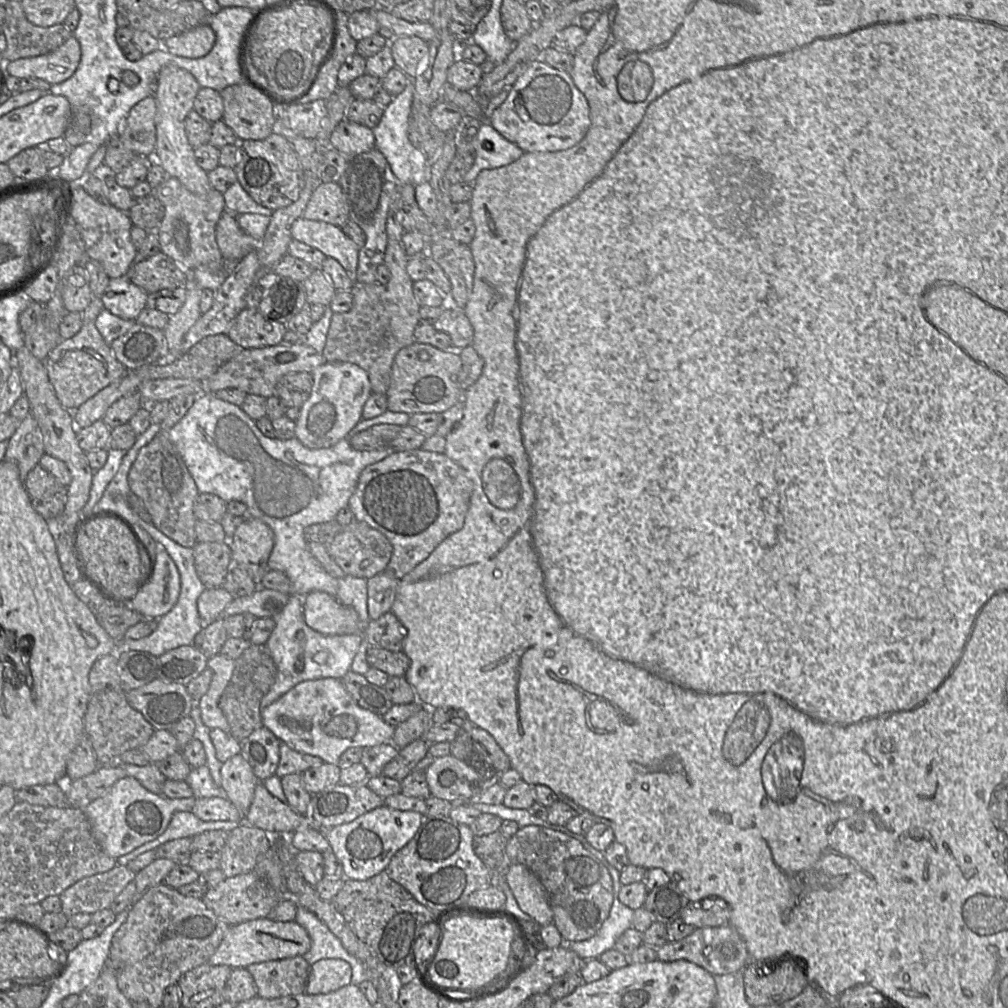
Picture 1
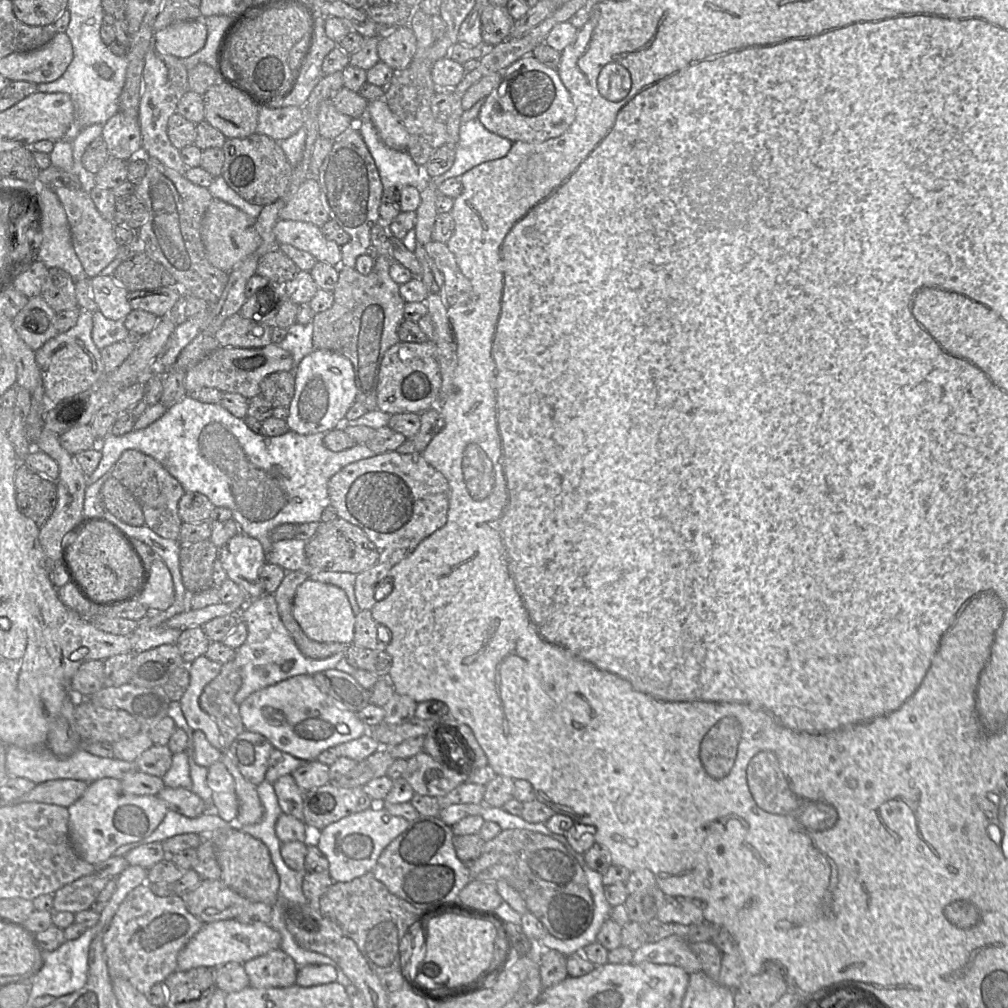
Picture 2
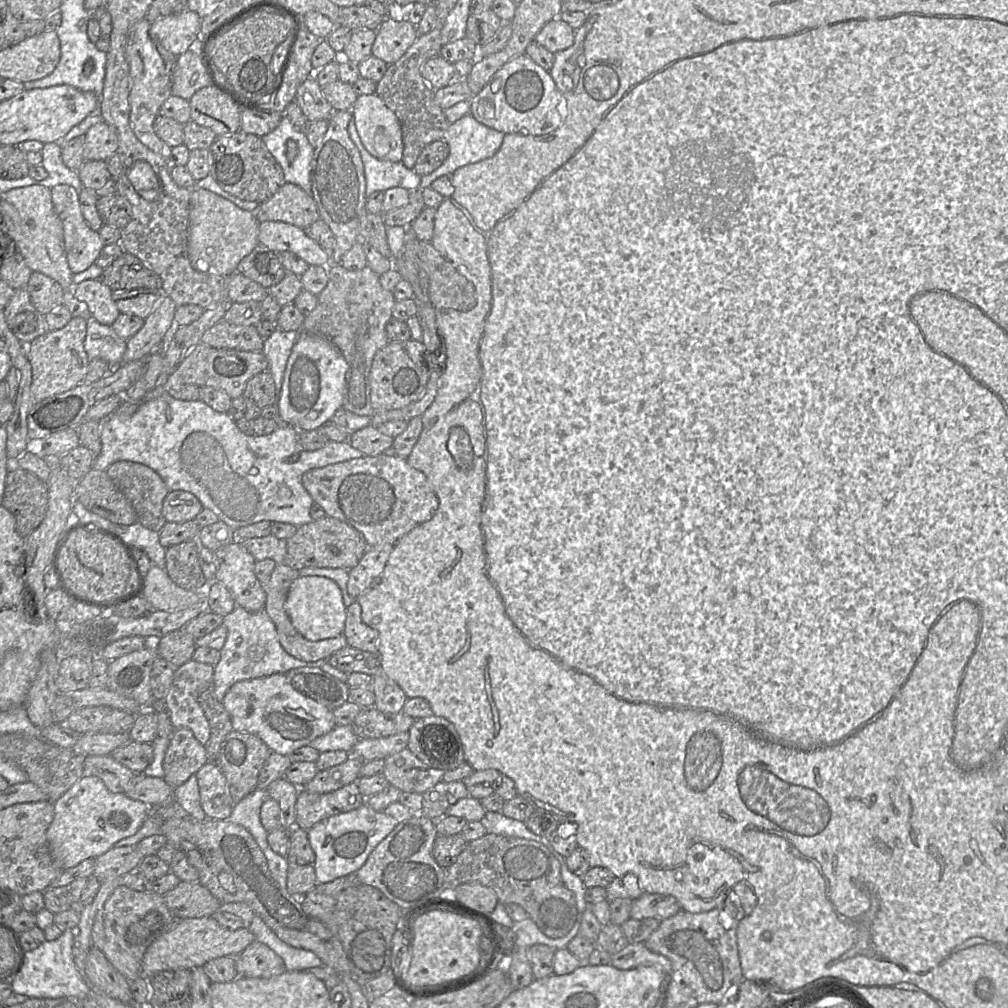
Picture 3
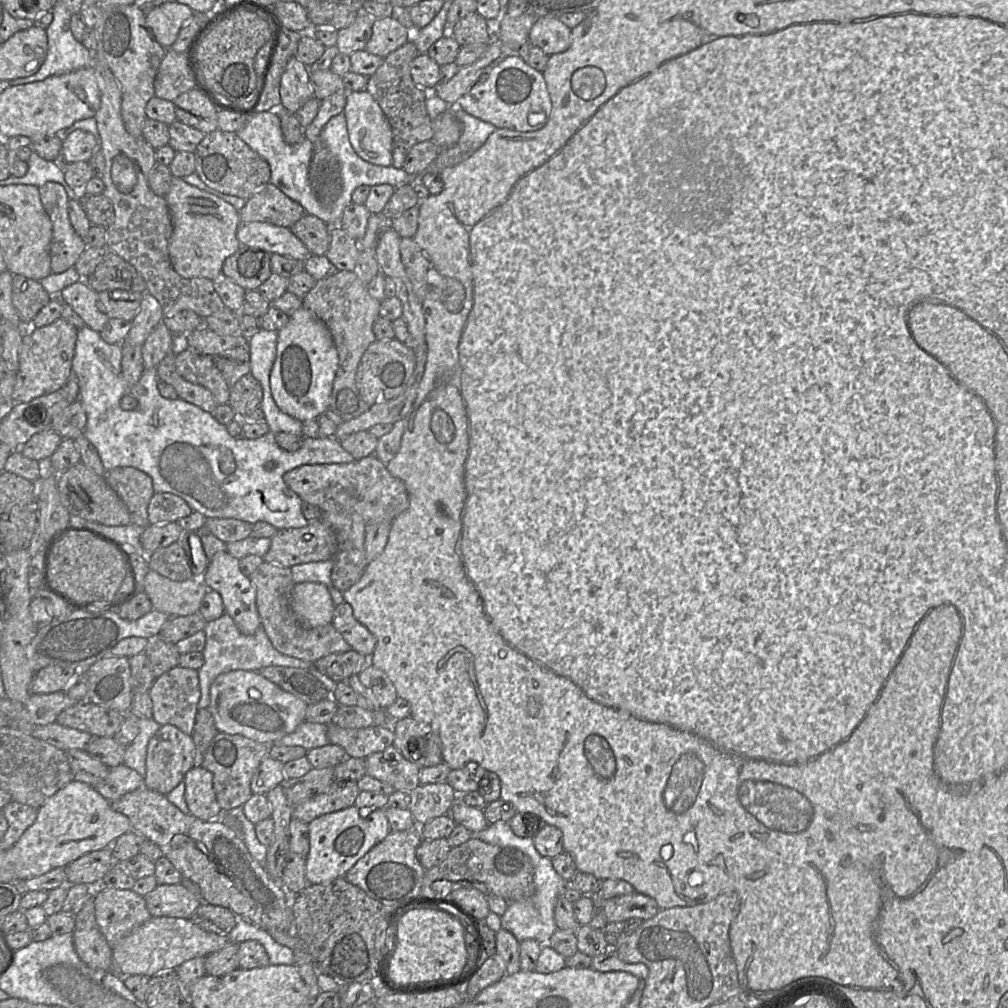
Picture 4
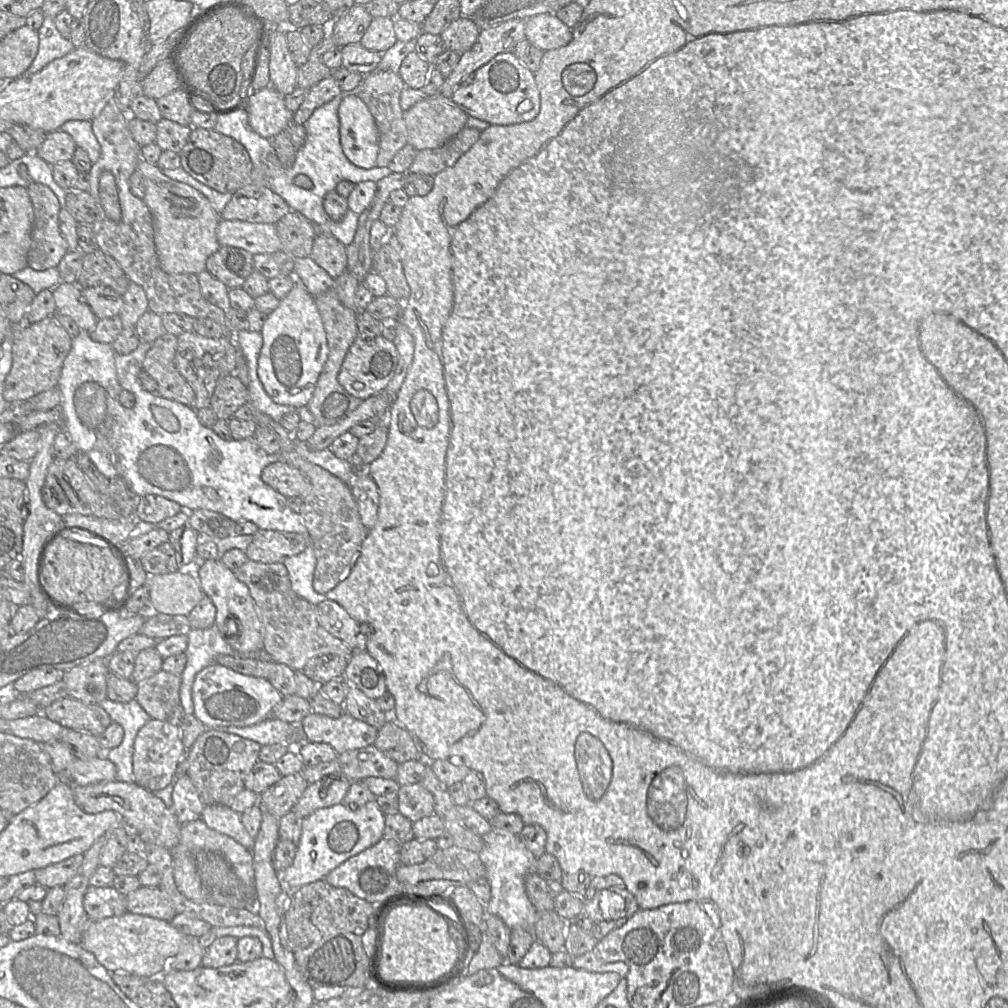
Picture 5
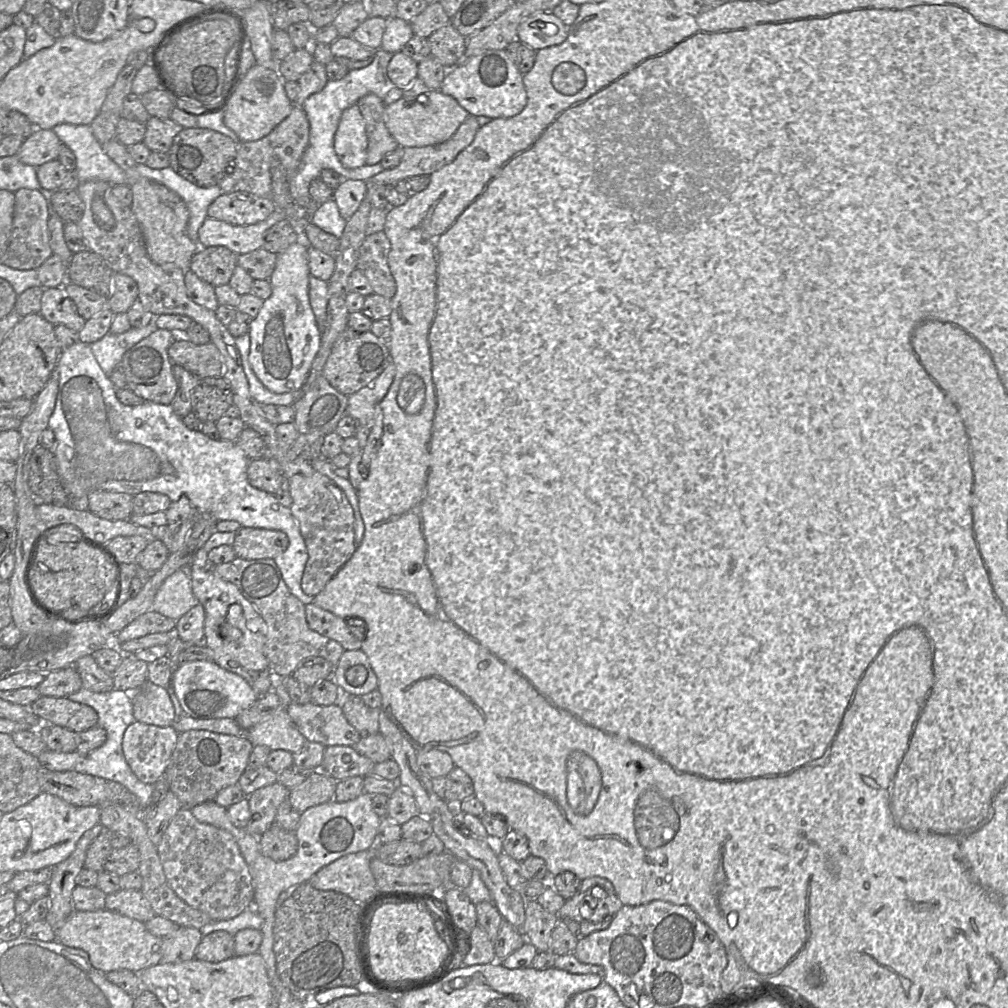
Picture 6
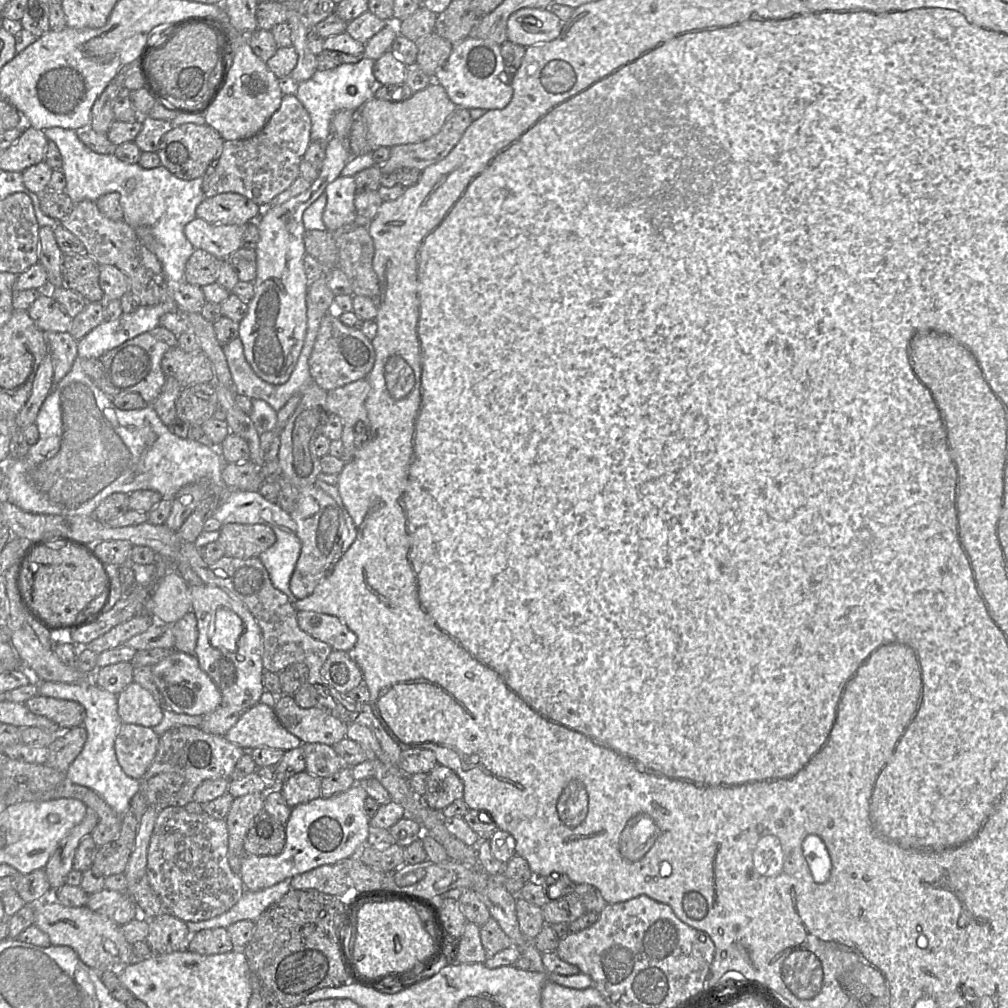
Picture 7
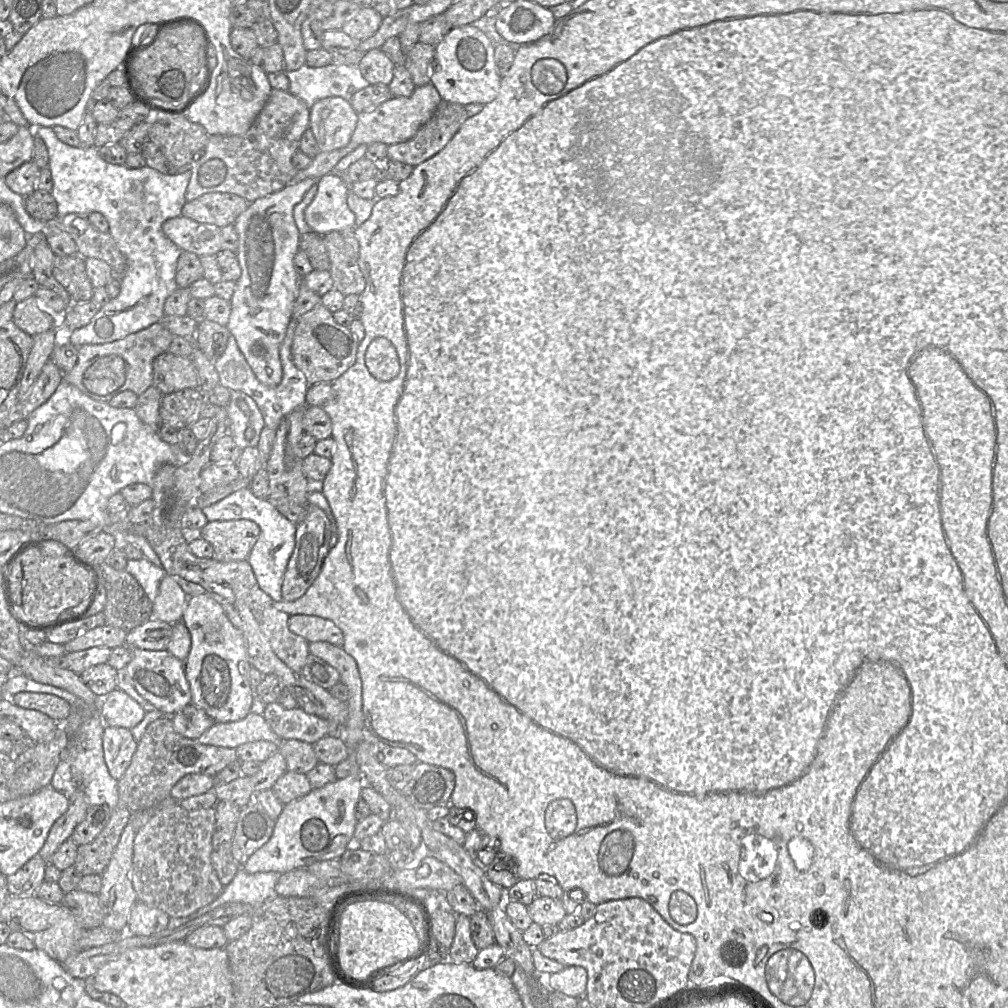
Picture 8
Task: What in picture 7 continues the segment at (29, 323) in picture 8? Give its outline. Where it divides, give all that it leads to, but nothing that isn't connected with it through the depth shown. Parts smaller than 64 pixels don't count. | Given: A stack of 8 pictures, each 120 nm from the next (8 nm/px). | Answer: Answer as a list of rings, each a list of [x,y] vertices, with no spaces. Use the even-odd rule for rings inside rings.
[[[46,292],[31,304],[27,313],[35,325],[45,334],[51,332],[68,332],[73,319]]]

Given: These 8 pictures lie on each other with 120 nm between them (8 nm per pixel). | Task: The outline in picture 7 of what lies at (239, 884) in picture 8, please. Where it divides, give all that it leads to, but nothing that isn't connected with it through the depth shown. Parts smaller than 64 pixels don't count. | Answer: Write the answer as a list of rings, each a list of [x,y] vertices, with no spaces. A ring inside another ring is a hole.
[[[287,878],[257,892],[245,890],[238,902],[225,913],[209,920],[185,923],[191,934],[196,934],[205,929],[227,928],[241,920],[256,921],[268,907],[278,902],[292,889],[291,879]]]

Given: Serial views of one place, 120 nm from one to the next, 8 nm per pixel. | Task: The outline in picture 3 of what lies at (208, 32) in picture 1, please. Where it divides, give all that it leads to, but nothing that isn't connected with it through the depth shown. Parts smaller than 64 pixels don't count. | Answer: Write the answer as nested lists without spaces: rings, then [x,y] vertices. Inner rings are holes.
[[[188,8],[150,23],[151,38],[172,54],[179,56],[198,38],[201,18]]]

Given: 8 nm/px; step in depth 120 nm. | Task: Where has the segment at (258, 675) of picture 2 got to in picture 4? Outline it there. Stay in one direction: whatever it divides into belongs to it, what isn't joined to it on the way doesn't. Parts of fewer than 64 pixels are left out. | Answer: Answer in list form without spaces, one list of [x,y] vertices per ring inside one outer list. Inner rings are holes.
[[[224,613],[215,620],[207,622],[203,631],[205,632],[206,643],[204,649],[201,651],[204,664],[198,669],[201,692],[198,710],[209,706],[211,684],[222,673],[234,670],[259,671],[268,666],[309,668],[313,665],[311,662],[287,656],[277,651],[263,627],[259,627],[254,634],[242,634],[227,613]]]

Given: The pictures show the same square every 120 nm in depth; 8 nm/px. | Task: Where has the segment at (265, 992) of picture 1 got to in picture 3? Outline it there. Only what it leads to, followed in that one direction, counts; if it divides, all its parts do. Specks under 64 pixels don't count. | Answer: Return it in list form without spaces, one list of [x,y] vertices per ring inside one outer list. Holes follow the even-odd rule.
[[[254,941],[237,955],[240,977],[272,978],[286,972],[285,964],[267,945]]]

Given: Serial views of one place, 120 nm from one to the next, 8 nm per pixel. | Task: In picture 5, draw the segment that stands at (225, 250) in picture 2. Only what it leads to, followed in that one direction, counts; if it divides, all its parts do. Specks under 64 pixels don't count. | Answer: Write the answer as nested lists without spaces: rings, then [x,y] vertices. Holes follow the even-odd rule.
[[[141,159],[137,170],[143,179],[145,196],[154,227],[154,243],[160,267],[168,274],[194,274],[206,271],[206,261],[221,246],[216,229],[221,220],[209,200],[194,188],[167,177],[157,165]]]

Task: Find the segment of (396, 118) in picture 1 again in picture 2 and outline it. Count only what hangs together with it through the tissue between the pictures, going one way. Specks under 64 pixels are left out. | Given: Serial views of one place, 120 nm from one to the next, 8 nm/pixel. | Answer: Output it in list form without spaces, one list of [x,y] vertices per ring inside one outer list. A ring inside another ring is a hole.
[[[368,116],[355,120],[359,130],[379,171],[384,188],[395,186],[413,186],[422,191],[426,176],[422,167],[418,166],[407,151],[397,151],[387,147]]]

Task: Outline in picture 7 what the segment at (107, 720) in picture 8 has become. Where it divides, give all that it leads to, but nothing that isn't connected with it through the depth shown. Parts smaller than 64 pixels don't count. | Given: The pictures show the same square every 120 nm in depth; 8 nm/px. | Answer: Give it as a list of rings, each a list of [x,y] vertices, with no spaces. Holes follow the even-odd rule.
[[[131,683],[117,695],[118,715],[123,724],[153,728],[163,719],[163,711],[153,695],[137,683]]]

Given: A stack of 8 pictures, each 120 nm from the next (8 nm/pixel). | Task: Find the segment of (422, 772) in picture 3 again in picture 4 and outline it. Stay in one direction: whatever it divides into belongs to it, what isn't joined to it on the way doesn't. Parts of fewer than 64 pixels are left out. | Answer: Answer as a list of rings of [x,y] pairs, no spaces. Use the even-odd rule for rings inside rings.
[[[393,746],[374,753],[366,760],[366,775],[394,788],[395,791],[410,793],[419,783],[420,767],[407,759]]]

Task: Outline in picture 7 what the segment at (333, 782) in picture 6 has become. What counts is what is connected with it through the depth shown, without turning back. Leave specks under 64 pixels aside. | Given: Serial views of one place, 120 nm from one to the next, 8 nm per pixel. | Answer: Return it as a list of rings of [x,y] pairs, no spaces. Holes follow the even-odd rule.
[[[303,771],[285,779],[278,789],[286,803],[293,808],[321,797],[321,778]]]

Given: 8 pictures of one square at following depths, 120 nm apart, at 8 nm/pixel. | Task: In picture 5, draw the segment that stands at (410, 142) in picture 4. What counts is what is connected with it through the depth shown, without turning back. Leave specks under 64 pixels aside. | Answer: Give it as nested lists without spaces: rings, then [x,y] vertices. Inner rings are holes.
[[[375,69],[363,76],[357,88],[357,95],[364,101],[375,119],[379,132],[379,152],[377,167],[388,167],[388,164],[404,146],[408,144],[407,128],[404,121],[404,111],[400,105],[402,90],[408,87],[399,73],[390,70]]]

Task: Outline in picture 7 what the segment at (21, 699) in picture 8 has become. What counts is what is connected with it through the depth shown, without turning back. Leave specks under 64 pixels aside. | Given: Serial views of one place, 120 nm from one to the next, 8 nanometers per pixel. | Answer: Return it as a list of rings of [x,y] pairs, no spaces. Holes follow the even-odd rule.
[[[37,695],[24,704],[34,714],[53,721],[60,728],[60,732],[81,727],[86,717],[84,707],[70,700]]]

